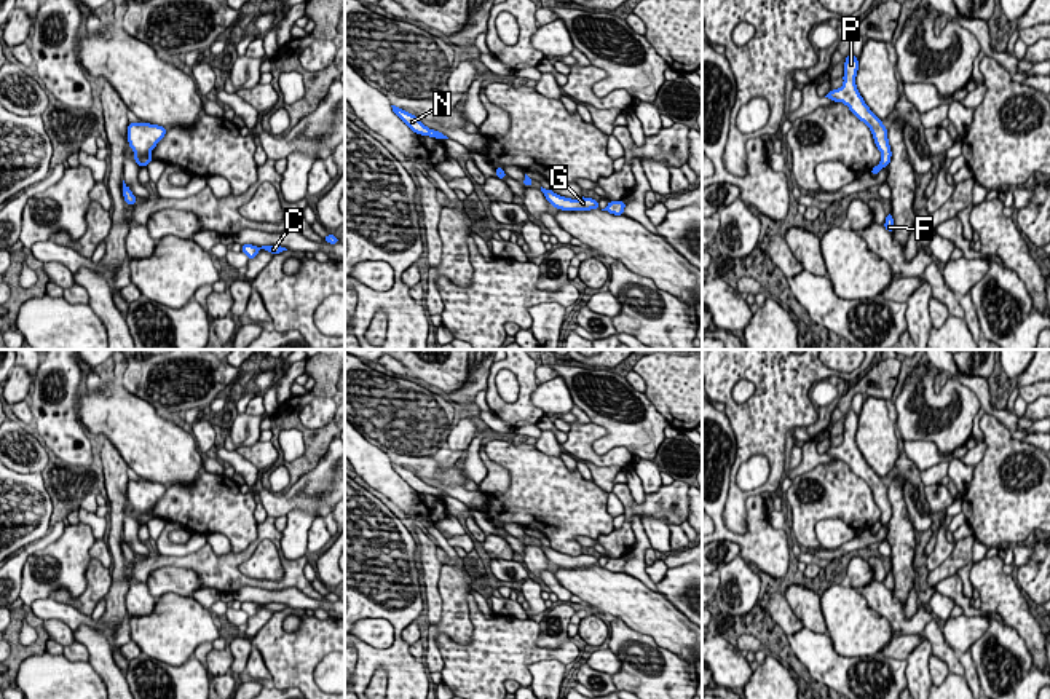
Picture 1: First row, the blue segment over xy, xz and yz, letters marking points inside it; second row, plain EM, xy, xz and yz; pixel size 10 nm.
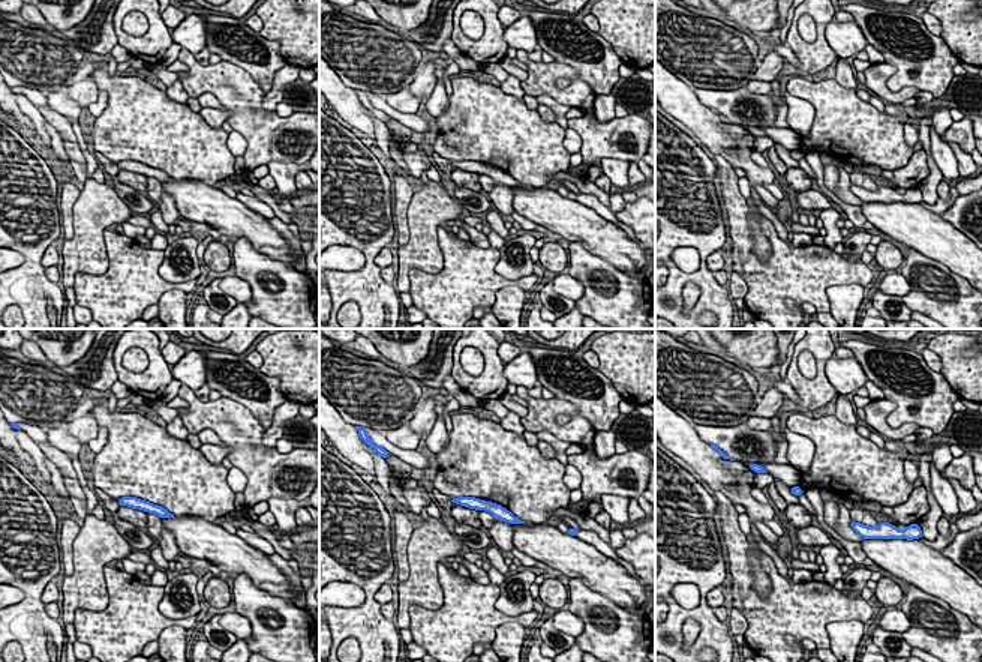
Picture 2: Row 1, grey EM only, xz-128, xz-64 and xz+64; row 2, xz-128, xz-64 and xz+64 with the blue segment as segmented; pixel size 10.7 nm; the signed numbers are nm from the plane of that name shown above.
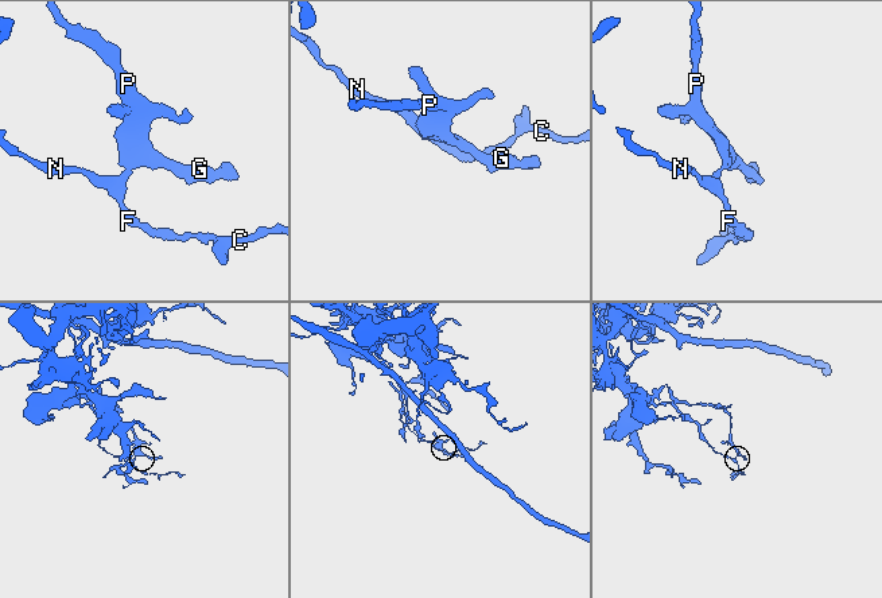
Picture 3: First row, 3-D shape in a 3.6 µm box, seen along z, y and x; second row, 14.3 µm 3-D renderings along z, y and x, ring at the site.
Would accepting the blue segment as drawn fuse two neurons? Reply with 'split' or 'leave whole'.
split

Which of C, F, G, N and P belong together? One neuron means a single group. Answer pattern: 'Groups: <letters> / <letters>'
Groups: C F N / G P

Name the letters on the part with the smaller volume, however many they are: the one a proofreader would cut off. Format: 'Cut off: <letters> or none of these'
Cut off: C, F, N

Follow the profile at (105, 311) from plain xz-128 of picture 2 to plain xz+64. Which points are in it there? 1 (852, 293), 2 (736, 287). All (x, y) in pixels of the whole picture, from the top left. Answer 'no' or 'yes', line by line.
1: no
2: no

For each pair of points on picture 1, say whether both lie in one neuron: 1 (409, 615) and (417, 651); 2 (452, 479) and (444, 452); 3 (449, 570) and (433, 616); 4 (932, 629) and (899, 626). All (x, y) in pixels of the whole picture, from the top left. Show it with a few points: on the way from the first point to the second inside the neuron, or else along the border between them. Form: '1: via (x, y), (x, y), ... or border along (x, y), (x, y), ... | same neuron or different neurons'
1: border along (409, 645), (409, 651), (418, 661) | different neurons
2: border along (431, 455), (441, 468), (455, 463) | different neurons
3: border along (442, 565), (439, 578), (441, 618), (428, 624) | different neurons
4: border along (932, 618), (921, 632) | different neurons

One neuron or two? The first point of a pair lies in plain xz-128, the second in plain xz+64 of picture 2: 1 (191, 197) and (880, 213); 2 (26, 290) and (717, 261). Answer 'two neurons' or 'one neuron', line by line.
1: one neuron
2: two neurons

